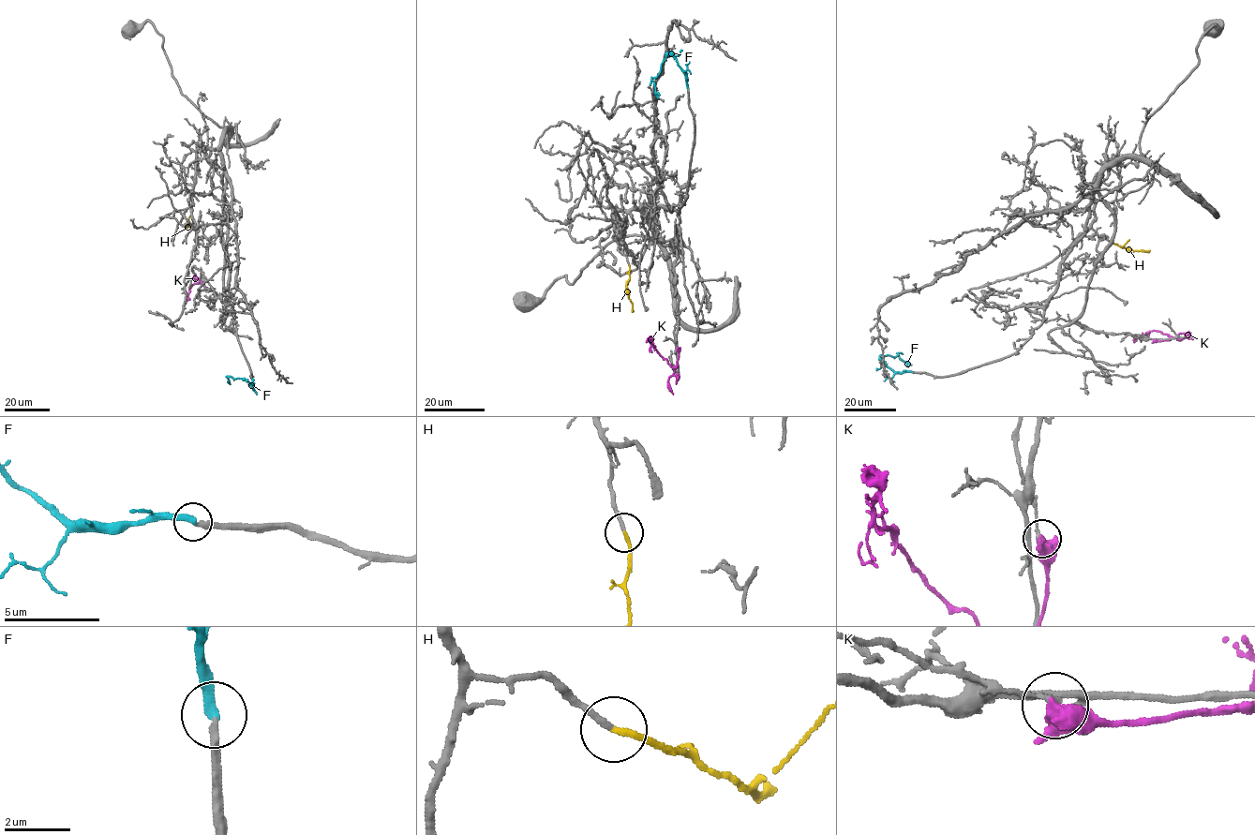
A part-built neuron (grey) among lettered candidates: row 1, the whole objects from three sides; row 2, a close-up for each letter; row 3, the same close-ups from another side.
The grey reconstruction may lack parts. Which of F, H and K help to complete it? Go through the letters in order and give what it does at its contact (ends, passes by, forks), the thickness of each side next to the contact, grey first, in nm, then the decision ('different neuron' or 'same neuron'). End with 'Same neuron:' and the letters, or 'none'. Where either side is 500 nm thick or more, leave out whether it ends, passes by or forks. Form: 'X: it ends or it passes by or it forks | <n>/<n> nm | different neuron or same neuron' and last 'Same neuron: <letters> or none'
F: it ends | 240/300 nm | different neuron
H: it ends | 170/170 nm | same neuron
K: it passes by | 180/480 nm | different neuron
Same neuron: H

